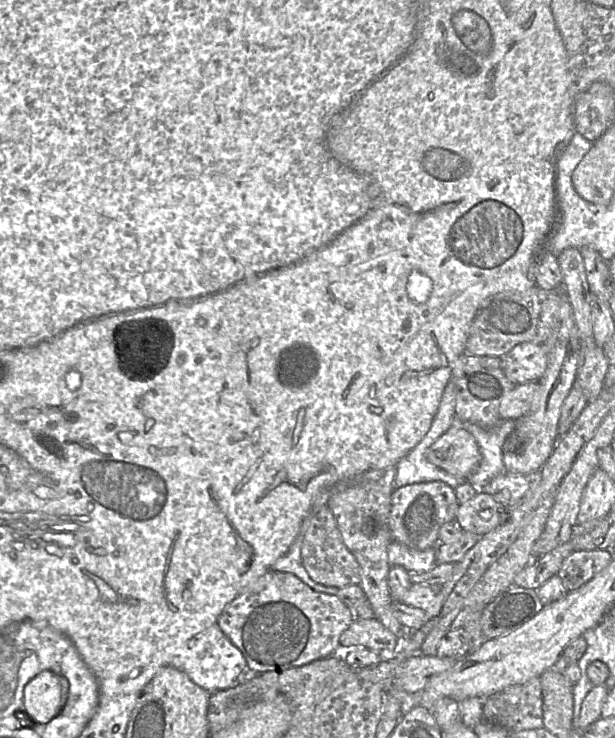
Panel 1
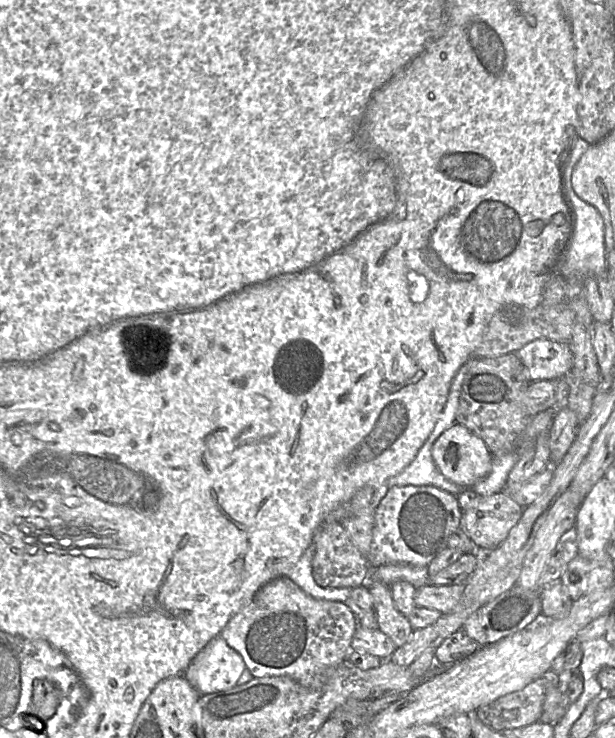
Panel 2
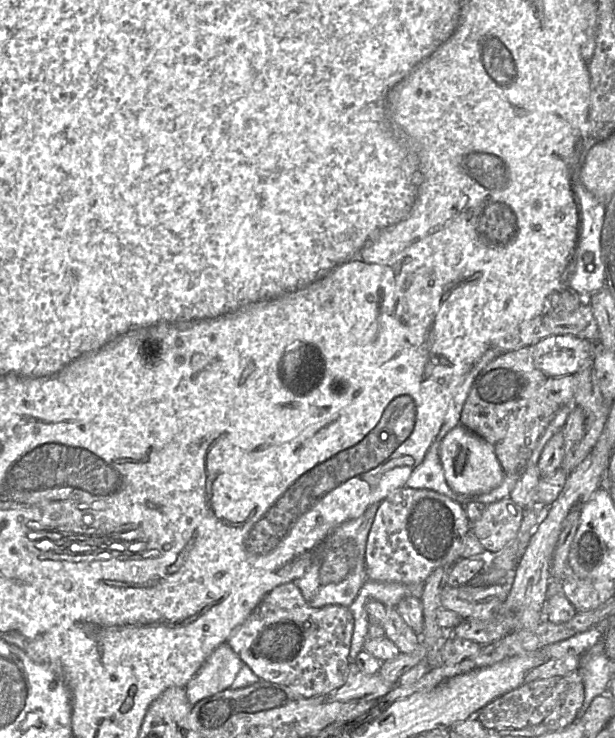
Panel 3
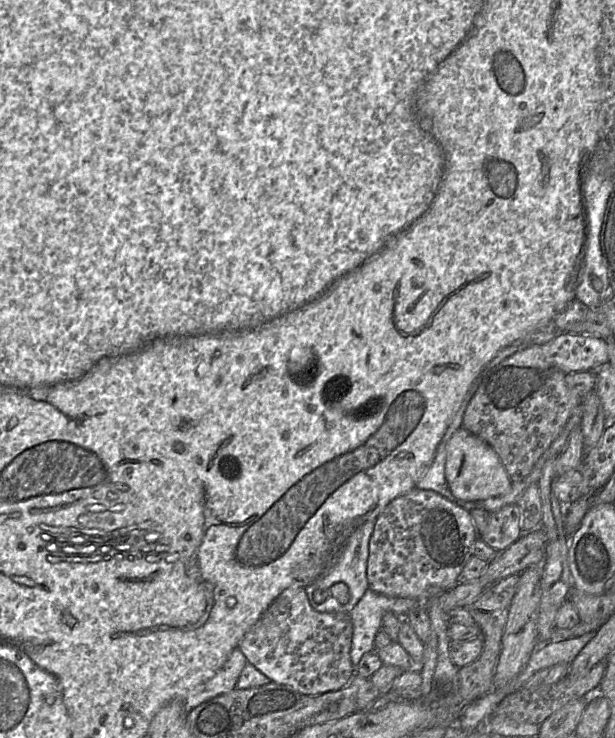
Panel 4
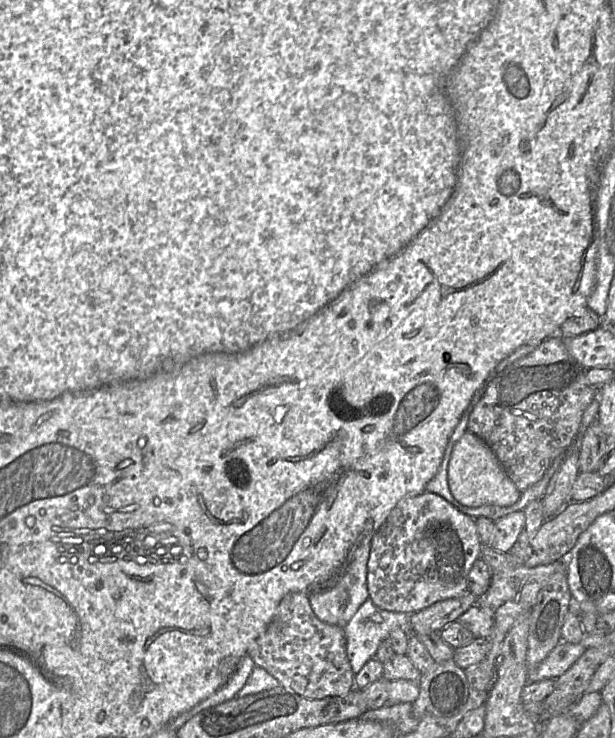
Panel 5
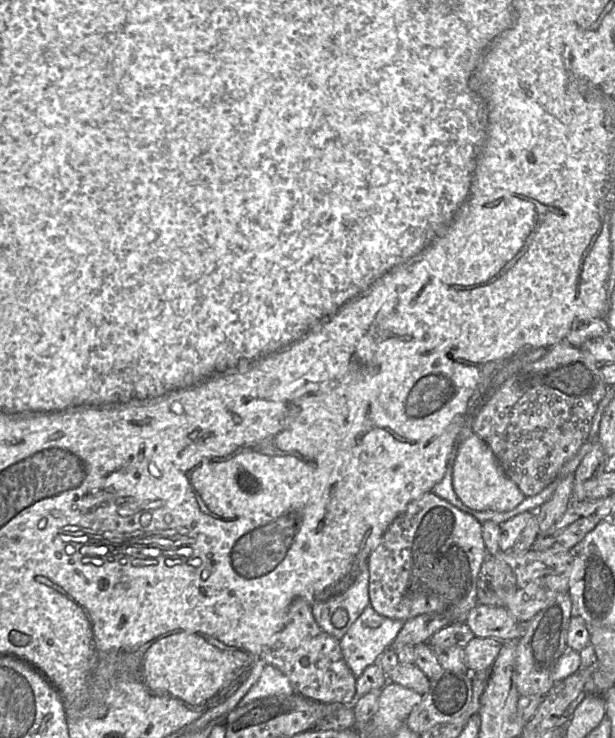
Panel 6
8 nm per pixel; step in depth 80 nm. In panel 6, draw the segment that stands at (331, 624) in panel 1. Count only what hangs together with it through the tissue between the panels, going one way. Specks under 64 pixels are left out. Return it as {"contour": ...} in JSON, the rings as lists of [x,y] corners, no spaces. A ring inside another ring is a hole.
{"contour":[[[295,598],[290,604],[284,627],[263,647],[261,659],[281,671],[290,681],[295,693],[322,703],[355,702],[356,679],[346,664],[340,640],[324,632],[317,624],[312,605],[304,598]]]}

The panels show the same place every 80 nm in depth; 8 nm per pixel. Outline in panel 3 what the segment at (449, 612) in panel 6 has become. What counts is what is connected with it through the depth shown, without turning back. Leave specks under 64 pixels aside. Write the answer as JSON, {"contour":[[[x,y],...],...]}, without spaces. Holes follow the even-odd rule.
{"contour":[[[401,487],[379,505],[366,542],[367,578],[378,582],[424,584],[438,567],[449,569],[459,559],[471,523],[464,507],[430,489]]]}

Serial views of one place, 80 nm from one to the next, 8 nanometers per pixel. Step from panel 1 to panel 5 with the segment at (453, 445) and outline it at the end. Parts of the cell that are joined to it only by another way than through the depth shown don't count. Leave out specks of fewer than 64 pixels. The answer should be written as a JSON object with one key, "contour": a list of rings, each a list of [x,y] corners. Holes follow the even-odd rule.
{"contour":[[[466,431],[453,446],[448,463],[448,485],[458,502],[472,508],[484,505],[511,506],[521,495],[492,449],[470,431]]]}

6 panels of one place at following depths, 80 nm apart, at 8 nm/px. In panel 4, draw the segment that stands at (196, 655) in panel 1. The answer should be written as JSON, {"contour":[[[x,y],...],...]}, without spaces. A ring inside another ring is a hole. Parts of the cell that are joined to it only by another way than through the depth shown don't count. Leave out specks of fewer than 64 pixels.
{"contour":[[[240,649],[232,650],[227,661],[216,675],[205,683],[198,685],[186,697],[184,700],[186,713],[207,700],[232,691],[246,664],[247,659]]]}

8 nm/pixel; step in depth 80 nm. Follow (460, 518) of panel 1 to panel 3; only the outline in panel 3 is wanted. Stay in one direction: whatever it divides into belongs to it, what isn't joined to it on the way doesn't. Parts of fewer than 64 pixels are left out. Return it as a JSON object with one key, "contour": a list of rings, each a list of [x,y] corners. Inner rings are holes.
{"contour":[[[510,497],[485,505],[481,517],[471,523],[471,532],[488,555],[504,549],[518,534],[524,509]]]}

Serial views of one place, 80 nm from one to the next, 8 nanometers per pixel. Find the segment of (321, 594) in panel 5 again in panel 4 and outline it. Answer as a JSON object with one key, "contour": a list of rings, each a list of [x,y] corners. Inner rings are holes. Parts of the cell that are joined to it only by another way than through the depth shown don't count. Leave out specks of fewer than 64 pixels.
{"contour":[[[370,520],[358,527],[347,539],[334,565],[324,575],[304,588],[313,610],[321,613],[340,612],[350,614],[351,610],[369,588],[367,580],[369,542],[375,523],[376,520]],[[337,583],[344,583],[348,587],[349,600],[345,604],[341,604],[332,595],[331,588]],[[317,590],[323,591],[322,595],[325,600],[321,603],[317,603],[314,599],[314,594]]]}

